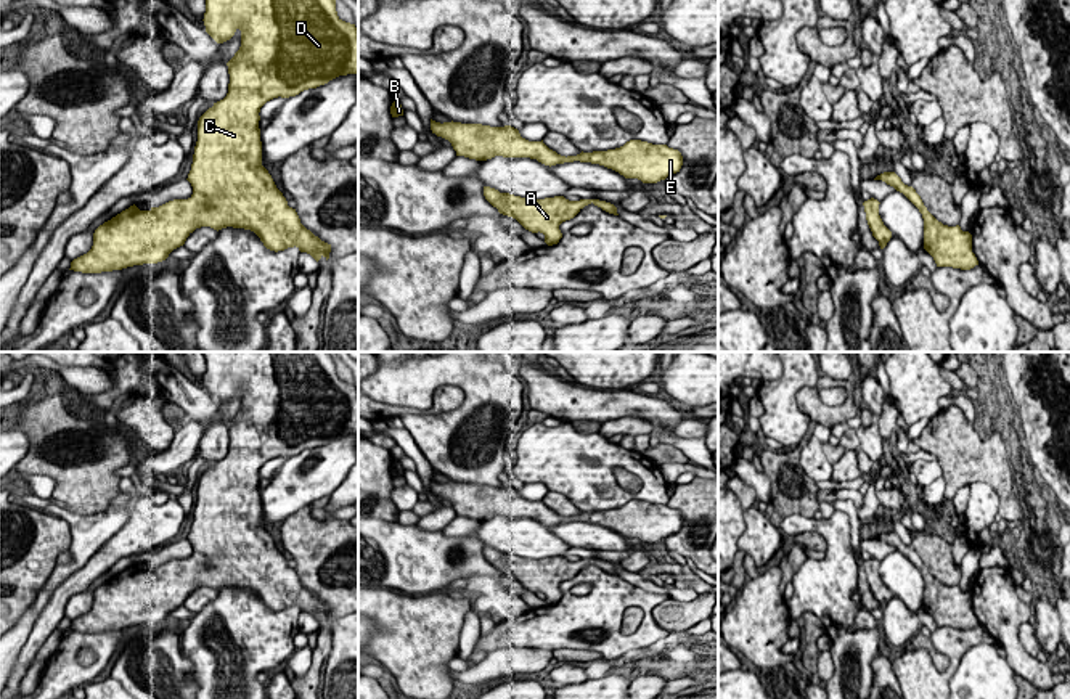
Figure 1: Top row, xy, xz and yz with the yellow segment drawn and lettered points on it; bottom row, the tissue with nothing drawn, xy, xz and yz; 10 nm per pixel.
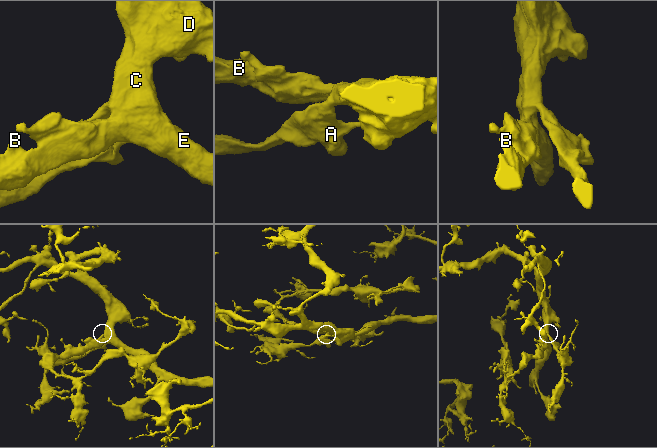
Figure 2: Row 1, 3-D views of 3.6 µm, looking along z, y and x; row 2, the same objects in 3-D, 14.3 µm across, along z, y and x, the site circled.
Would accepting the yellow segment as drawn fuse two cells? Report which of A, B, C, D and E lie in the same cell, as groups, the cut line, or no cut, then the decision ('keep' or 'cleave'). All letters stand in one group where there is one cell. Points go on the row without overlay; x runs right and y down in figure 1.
groups A B C D E; cut none; keep

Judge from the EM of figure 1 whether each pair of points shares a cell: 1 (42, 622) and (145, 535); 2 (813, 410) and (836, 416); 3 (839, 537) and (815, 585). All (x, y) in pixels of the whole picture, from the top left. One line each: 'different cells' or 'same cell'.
1: same cell
2: same cell
3: same cell

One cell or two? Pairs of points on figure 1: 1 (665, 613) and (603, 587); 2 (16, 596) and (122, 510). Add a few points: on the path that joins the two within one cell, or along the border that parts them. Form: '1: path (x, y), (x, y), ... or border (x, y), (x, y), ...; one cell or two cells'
1: border (667, 598), (653, 609), (653, 619), (670, 633); two cells
2: border (57, 561), (36, 596); two cells

